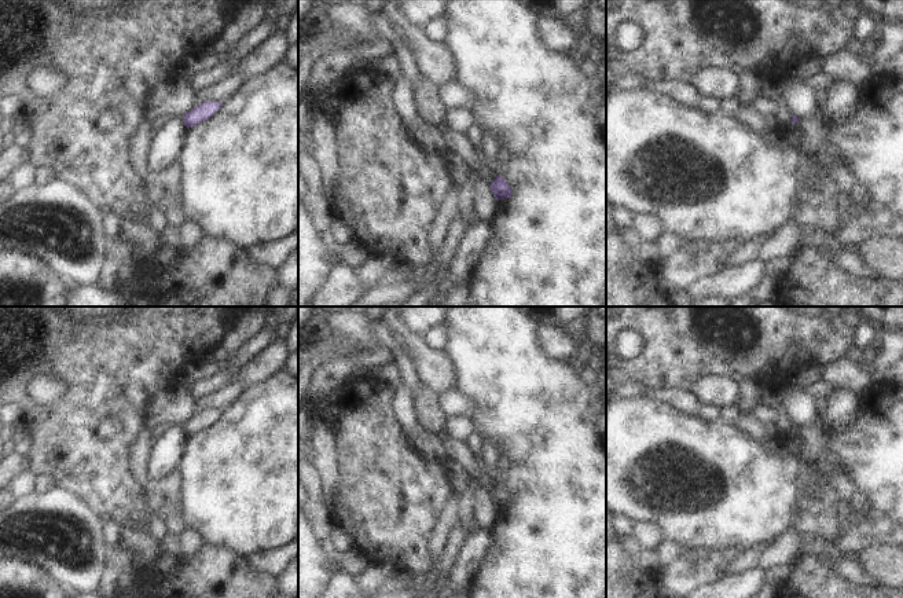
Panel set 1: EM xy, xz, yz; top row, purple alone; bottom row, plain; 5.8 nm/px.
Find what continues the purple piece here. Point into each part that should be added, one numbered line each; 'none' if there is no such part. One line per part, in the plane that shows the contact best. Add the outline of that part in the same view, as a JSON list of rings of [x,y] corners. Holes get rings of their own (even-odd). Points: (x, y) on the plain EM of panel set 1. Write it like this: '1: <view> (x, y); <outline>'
none

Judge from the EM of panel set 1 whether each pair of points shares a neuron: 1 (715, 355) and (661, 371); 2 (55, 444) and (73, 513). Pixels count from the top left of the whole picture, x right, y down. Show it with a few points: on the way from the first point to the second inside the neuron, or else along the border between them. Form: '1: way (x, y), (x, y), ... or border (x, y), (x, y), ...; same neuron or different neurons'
1: way (701, 355), (678, 355), (675, 358); same neuron
2: border (55, 485), (77, 495), (94, 512); different neurons

